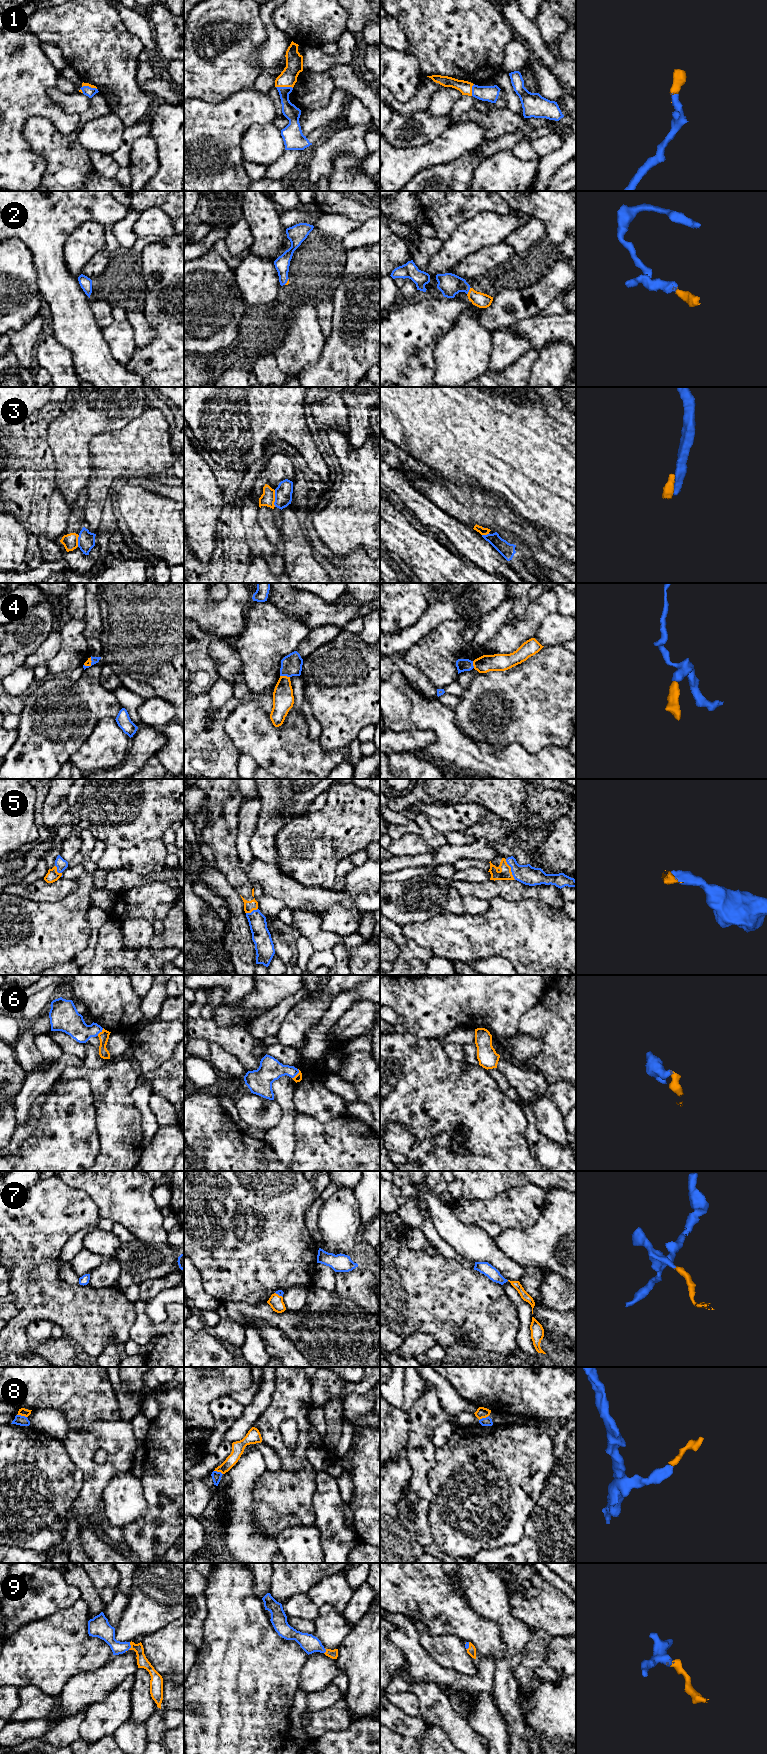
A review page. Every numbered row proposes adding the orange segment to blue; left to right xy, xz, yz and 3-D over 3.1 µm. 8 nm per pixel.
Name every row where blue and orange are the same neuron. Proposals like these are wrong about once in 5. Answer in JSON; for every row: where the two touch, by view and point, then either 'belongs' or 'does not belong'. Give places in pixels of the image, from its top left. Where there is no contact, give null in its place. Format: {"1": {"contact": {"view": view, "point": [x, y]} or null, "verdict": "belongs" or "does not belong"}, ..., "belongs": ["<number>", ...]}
{"1": {"contact": {"view": "xz", "point": [284, 87]}, "verdict": "belongs"}, "2": {"contact": {"view": "yz", "point": [468, 291]}, "verdict": "belongs"}, "3": {"contact": {"view": "xz", "point": [275, 498]}, "verdict": "does not belong"}, "4": {"contact": {"view": "xz", "point": [285, 675]}, "verdict": "belongs"}, "5": {"contact": {"view": "yz", "point": [511, 869]}, "verdict": "belongs"}, "6": {"contact": {"view": "xz", "point": [296, 1074]}, "verdict": "belongs"}, "7": {"contact": {"view": "xz", "point": [279, 1295]}, "verdict": "belongs"}, "8": {"contact": {"view": "xy", "point": [22, 1416]}, "verdict": "belongs"}, "9": {"contact": {"view": "xy", "point": [130, 1646]}, "verdict": "belongs"}, "belongs": ["1", "2", "4", "5", "6", "7", "8", "9"]}

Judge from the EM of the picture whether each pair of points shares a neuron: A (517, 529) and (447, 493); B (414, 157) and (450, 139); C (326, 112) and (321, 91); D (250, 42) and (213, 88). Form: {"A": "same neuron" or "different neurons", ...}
{"A": "same neuron", "B": "same neuron", "C": "different neurons", "D": "same neuron"}

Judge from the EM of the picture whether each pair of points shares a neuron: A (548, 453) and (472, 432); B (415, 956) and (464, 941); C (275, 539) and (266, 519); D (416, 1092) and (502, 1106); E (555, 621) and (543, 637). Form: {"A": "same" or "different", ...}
{"A": "same", "B": "different", "C": "same", "D": "same", "E": "same"}

